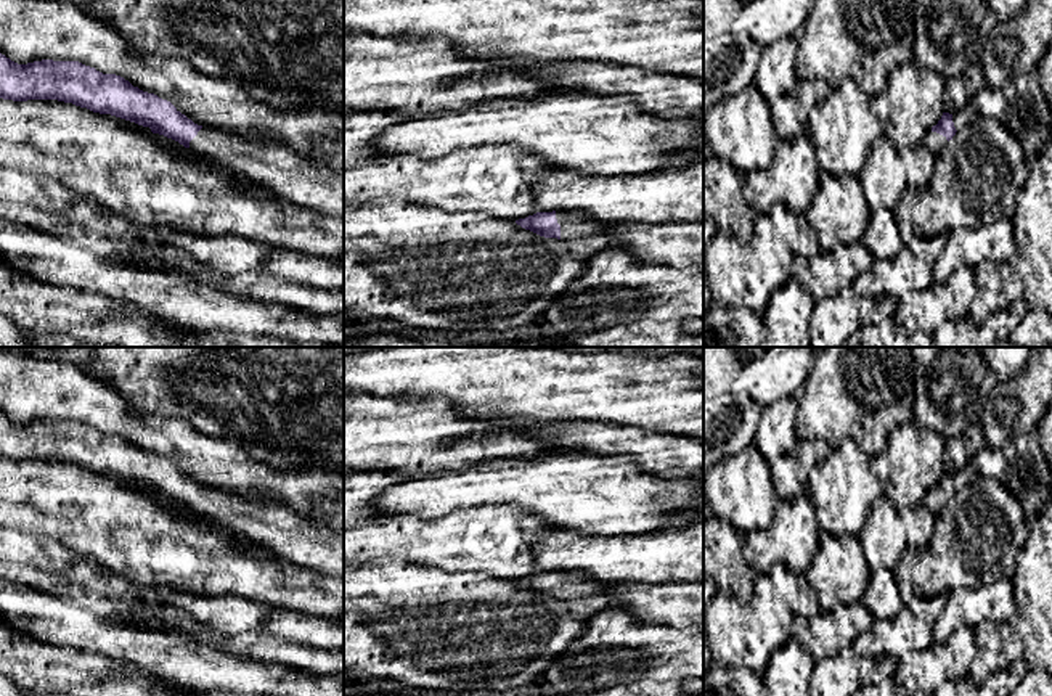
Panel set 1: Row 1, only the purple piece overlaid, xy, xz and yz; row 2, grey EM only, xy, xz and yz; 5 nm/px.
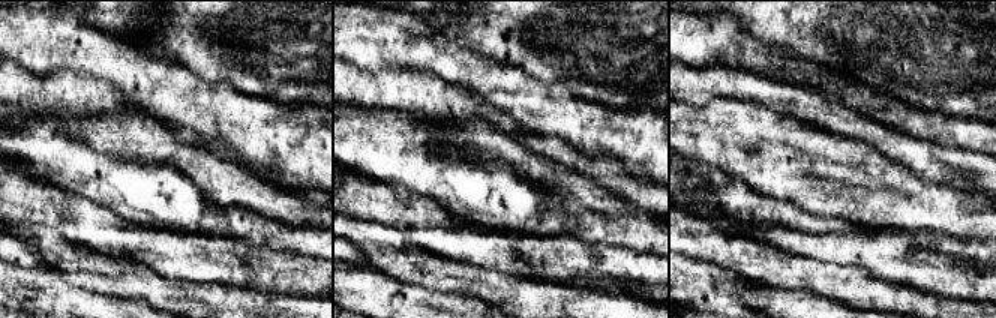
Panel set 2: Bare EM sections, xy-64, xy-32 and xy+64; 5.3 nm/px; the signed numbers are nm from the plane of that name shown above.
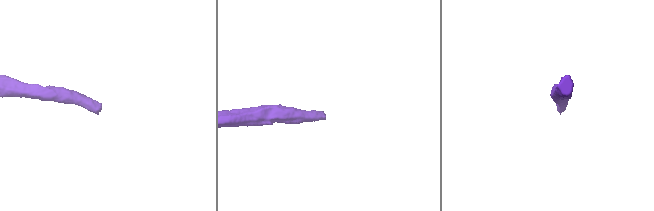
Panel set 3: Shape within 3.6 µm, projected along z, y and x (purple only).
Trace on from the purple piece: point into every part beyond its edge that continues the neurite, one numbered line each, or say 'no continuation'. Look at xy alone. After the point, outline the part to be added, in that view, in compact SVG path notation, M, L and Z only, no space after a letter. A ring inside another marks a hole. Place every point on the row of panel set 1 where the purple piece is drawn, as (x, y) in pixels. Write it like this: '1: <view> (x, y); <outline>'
1: xy (280, 171); M202 127L190 149L230 172L252 180L276 198L344 217L344 177L300 158L281 145L255 145Z

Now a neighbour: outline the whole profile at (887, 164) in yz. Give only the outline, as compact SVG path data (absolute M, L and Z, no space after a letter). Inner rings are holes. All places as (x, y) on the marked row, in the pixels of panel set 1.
M882 135L858 175L869 209L887 207L895 212L909 186L920 188L930 183L935 159L924 143L911 149L896 148Z

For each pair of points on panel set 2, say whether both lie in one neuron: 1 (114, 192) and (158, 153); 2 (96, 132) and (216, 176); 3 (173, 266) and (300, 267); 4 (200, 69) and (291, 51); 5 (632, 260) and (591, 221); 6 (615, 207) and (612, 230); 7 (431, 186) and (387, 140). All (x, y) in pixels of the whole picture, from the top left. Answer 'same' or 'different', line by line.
1: different
2: same
3: same
4: same
5: different
6: different
7: same

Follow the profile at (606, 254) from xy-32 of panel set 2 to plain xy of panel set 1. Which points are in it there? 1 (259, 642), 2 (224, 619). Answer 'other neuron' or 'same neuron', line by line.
1: other neuron
2: same neuron

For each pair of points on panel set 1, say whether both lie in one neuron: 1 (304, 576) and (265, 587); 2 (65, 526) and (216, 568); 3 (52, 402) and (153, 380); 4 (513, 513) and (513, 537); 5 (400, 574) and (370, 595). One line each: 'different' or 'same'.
1: same
2: same
3: different
4: same
5: same

